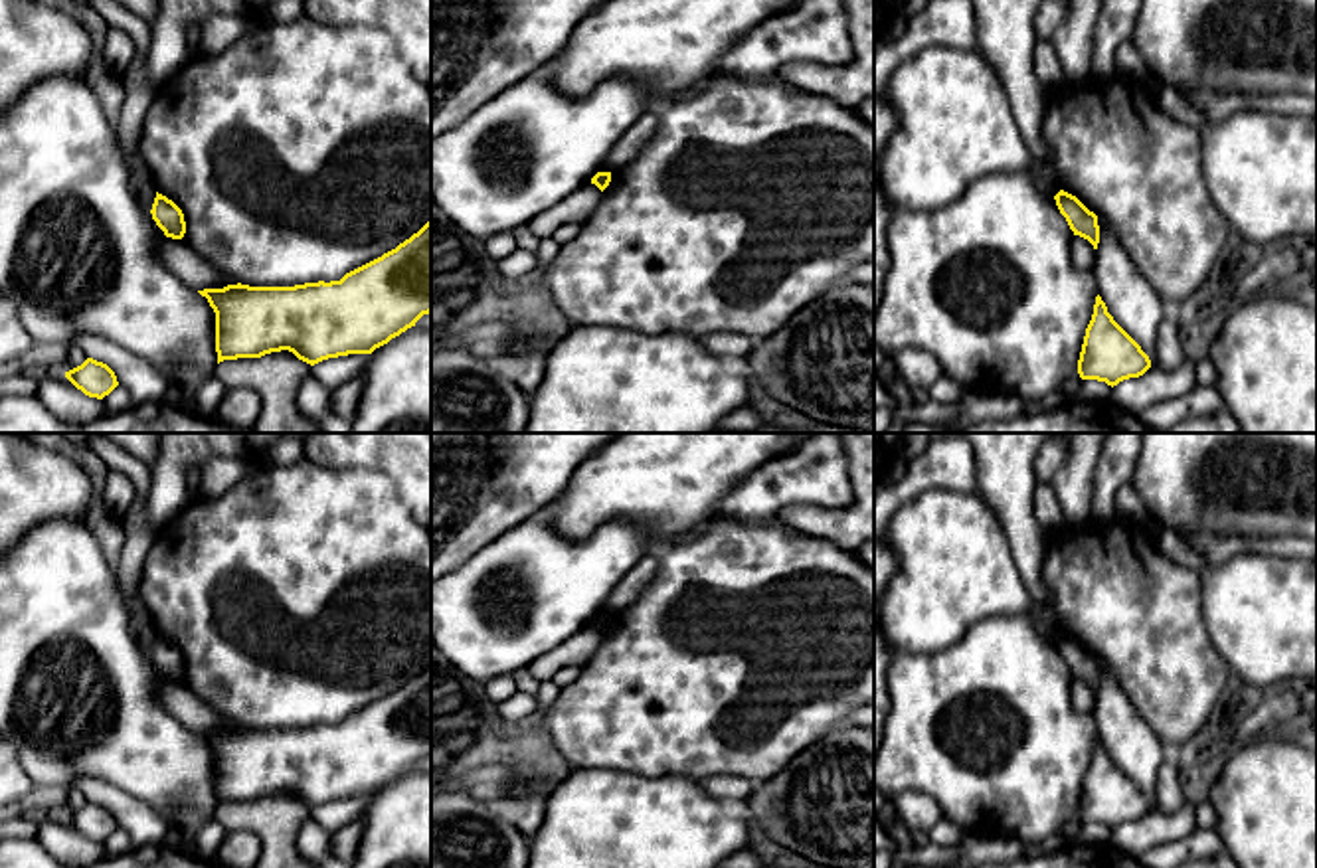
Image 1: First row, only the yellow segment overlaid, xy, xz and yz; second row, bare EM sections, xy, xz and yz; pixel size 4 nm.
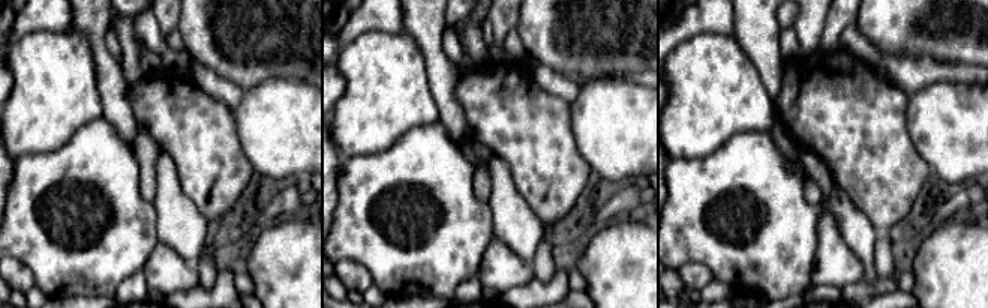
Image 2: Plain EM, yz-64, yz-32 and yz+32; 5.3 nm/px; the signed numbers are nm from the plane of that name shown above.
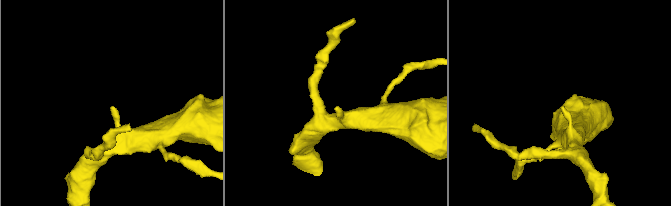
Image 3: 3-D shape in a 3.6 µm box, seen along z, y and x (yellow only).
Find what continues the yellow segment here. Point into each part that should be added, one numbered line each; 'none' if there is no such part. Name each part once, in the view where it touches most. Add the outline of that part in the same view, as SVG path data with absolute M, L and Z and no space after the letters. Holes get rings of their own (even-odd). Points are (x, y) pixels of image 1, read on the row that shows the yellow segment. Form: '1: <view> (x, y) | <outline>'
none

